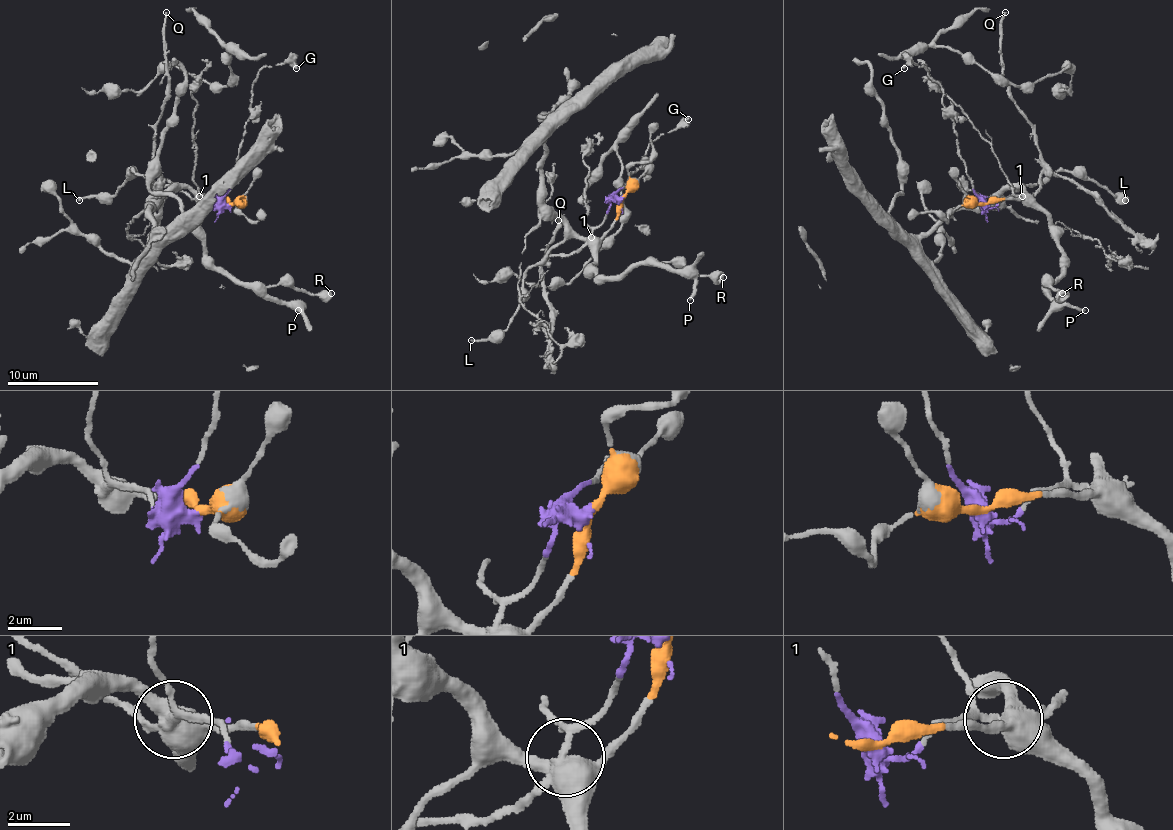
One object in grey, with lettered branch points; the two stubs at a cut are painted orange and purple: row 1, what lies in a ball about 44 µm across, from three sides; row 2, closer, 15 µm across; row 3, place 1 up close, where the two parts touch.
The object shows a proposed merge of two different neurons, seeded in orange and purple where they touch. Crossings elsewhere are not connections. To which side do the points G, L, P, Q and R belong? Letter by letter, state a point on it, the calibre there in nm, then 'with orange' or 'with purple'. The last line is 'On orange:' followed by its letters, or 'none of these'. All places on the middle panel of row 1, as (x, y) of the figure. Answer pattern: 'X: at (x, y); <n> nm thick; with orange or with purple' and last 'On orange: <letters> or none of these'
G: at (688, 119); 190 nm thick; with purple
L: at (471, 340); 200 nm thick; with orange
P: at (690, 300); 280 nm thick; with orange
Q: at (558, 220); 200 nm thick; with purple
R: at (723, 277); 600 nm thick; with orange
On orange: L, P, R

